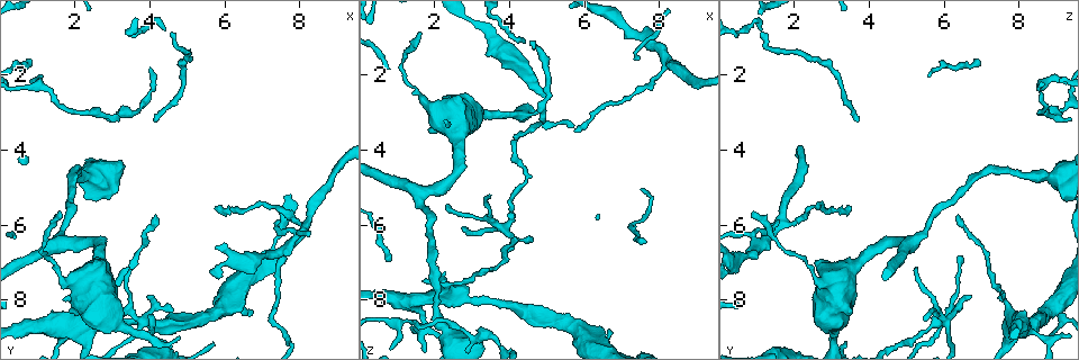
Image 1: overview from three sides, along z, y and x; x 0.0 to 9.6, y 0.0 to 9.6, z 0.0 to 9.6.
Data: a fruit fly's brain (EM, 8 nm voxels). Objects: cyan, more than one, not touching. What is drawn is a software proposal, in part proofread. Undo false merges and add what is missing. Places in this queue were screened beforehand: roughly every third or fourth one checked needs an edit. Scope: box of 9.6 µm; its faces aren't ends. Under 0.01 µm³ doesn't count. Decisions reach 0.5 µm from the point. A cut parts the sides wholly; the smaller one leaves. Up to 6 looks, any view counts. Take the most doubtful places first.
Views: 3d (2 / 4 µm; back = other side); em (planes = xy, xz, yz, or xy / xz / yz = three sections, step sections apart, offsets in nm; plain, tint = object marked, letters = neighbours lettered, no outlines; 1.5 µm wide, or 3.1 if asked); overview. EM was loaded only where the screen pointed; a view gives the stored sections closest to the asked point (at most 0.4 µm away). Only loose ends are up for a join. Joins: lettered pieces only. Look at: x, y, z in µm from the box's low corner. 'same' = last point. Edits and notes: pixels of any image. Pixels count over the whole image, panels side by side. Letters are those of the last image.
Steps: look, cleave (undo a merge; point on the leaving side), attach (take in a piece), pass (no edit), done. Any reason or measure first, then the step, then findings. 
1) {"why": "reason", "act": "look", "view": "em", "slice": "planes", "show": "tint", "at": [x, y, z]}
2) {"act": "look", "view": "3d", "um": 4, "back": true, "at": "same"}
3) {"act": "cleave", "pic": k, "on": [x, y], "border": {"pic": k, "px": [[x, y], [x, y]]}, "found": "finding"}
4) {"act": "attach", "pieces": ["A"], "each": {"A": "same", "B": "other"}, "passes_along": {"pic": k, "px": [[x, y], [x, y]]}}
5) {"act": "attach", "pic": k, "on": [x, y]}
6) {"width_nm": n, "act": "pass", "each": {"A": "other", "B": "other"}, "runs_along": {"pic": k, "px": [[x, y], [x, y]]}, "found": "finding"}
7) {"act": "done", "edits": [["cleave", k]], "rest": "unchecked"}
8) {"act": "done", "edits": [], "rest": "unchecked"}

{"why": "thin end", "act": "look", "view": "3d", "um": 2, "at": [4.20, 5.75, 6.25]}

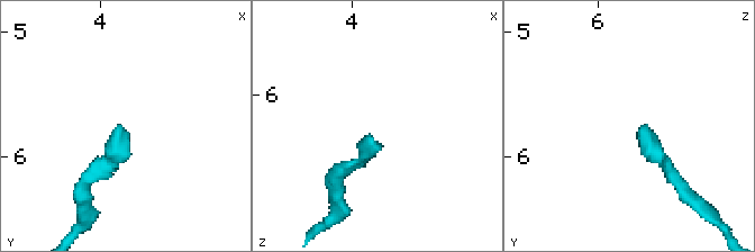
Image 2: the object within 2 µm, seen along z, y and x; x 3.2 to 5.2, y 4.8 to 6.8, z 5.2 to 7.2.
{"why": "now the EM", "act": "look", "view": "em", "slice": "xz", "step": 4, "show": "tint", "at": [4.16, 5.78, 6.32]}

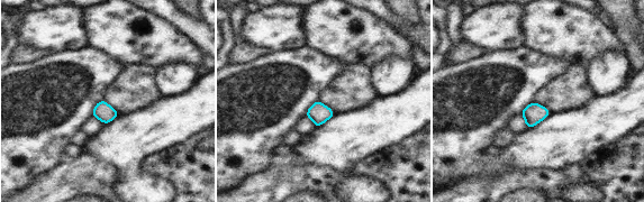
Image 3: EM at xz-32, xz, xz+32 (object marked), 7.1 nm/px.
{"why": "cut it another way", "act": "look", "view": "em", "slice": "planes", "show": "letters", "at": "same"}

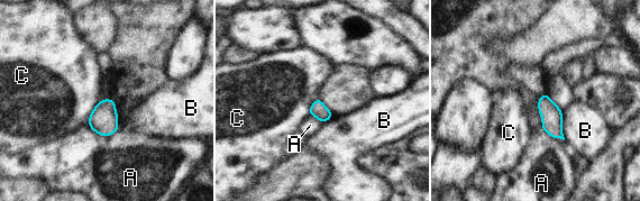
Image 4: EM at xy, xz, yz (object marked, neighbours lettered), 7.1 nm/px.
{"act": "pass", "each": {"A": "other", "B": "other", "C": "other"}, "border": {"pic": 4, "px": [[98, 102], [90, 115], [88, 125]]}, "found": "none of them fits"}

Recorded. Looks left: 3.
{"why": "long arm stops here", "act": "look", "view": "em", "slice": "xz", "step": 8, "show": "tint", "at": [1.50, 5.60, 0.95]}

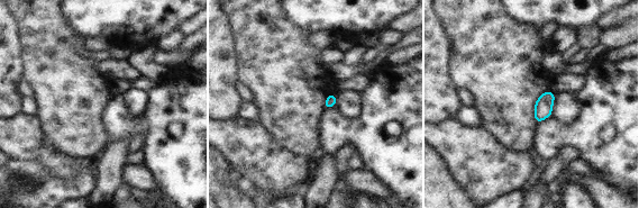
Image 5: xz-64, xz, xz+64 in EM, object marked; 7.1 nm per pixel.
{"act": "look", "view": "em", "slice": "planes", "show": "letters", "at": "same"}

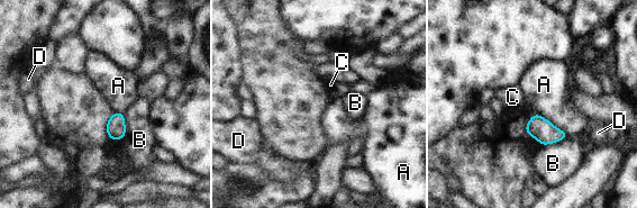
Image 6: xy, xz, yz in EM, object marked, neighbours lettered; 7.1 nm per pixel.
{"width_nm": 130, "act": "pass", "each": {"A": "other", "B": "other", "C": "other", "D": "other"}, "border": {"pic": 6, "px": [[537, 112], [569, 134]]}, "found": "none of them fits"}

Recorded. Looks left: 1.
{"act": "look", "view": "em", "slice": "planes", "show": "letters", "at": [3.10, 3.10, 9.05]}

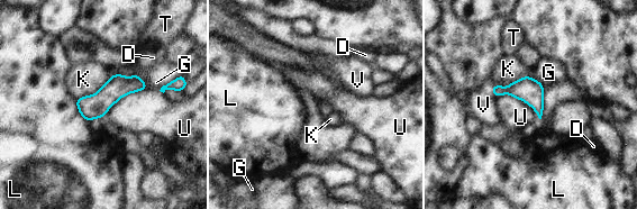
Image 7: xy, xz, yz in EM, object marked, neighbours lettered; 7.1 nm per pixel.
{"width_nm": 180, "act": "pass", "each": {"D": "other", "G": "other", "K": "other", "L": "other", "T": "other", "U": "other", "V": "other"}, "runs_along": {"pic": 7, "px": [[143, 85], [79, 102]]}, "found": "one cell here"}

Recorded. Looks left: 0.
{"act": "done", "edits": [], "rest": "unchecked"}

